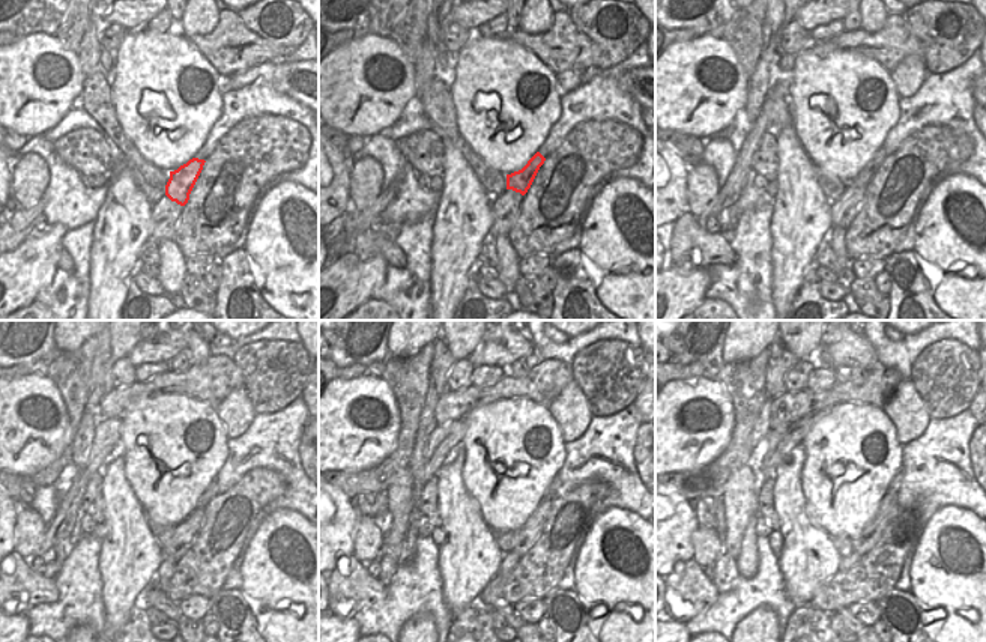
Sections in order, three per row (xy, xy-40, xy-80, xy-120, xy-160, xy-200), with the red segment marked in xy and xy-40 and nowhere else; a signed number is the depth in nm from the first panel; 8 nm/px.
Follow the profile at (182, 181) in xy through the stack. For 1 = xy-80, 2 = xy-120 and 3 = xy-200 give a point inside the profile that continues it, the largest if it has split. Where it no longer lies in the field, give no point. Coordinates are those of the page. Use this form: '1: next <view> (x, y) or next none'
1: next xy-80 (863, 178)
2: next xy-120 (208, 495)
3: next xy-200 (895, 484)

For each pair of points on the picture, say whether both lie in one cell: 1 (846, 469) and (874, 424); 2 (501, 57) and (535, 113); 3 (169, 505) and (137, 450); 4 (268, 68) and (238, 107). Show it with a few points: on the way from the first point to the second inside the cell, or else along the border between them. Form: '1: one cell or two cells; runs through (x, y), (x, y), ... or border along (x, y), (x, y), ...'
1: one cell; runs through (851, 459), (852, 448), (863, 435)
2: one cell; runs through (501, 72), (501, 86), (520, 105)
3: one cell; runs through (155, 492), (151, 489), (149, 463)
4: two cells; border along (223, 90), (266, 81), (289, 96)

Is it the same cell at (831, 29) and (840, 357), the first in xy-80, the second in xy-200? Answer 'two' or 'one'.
two

